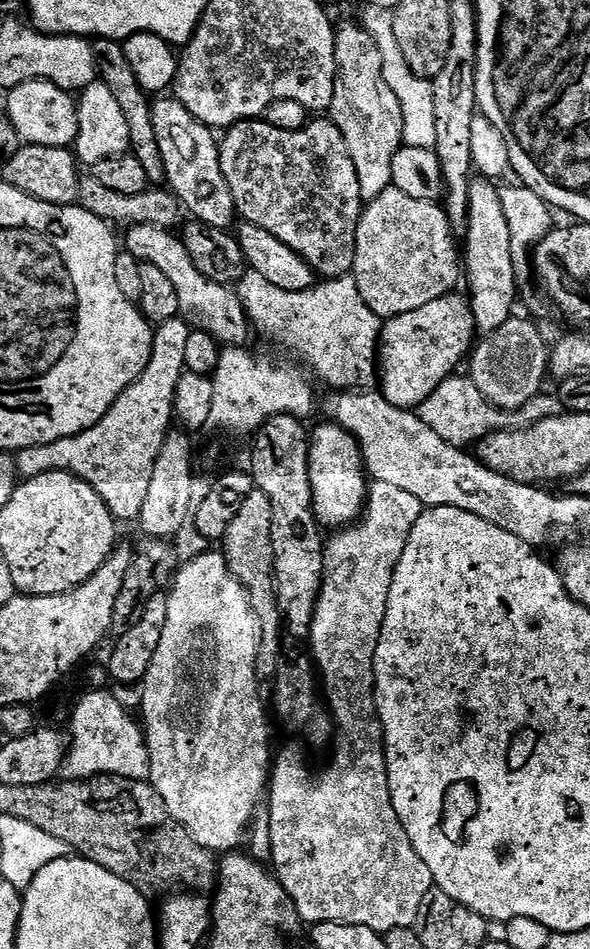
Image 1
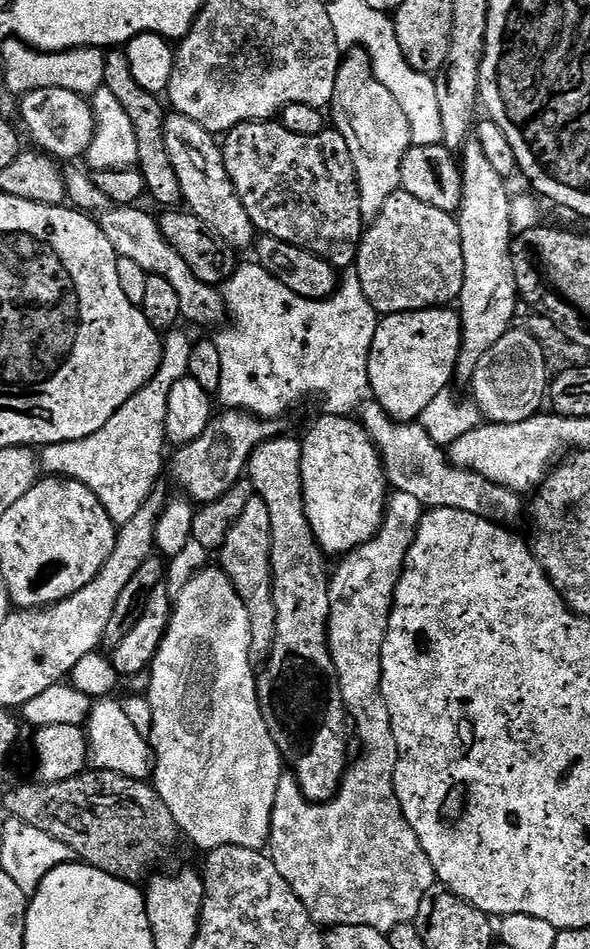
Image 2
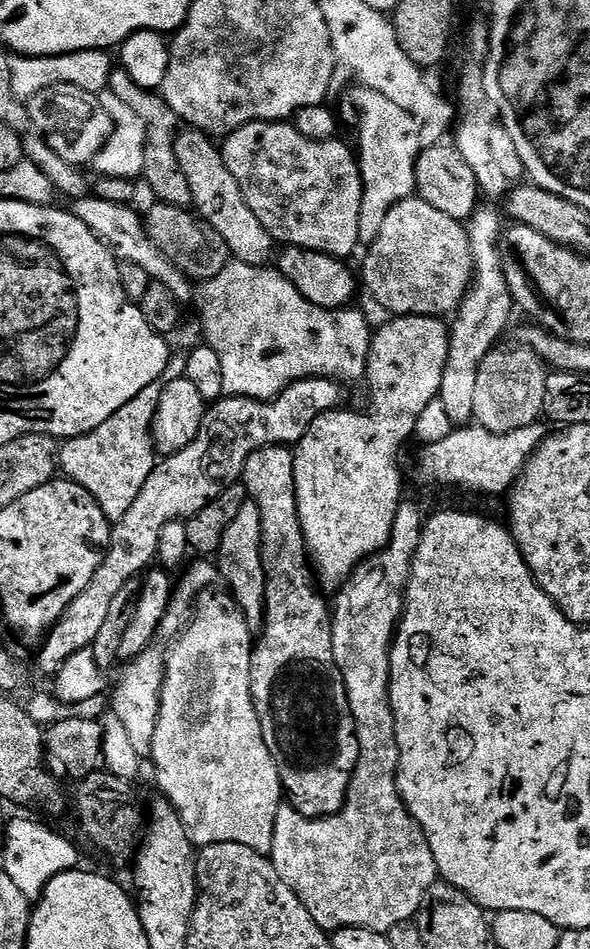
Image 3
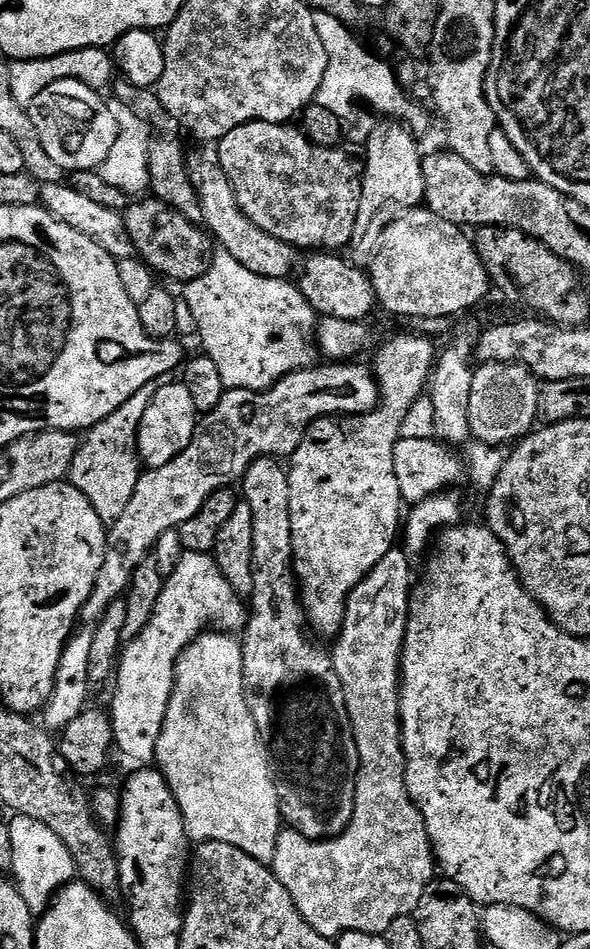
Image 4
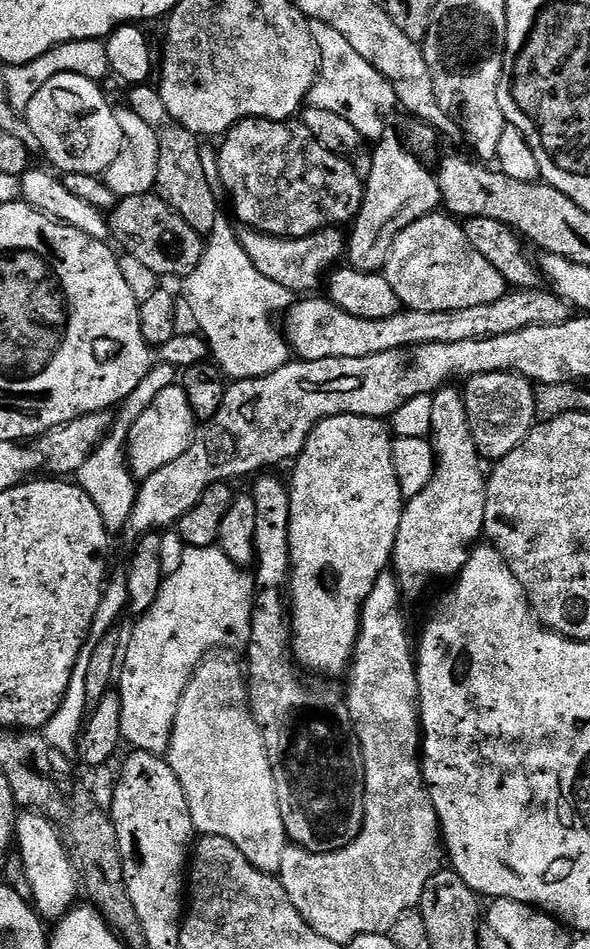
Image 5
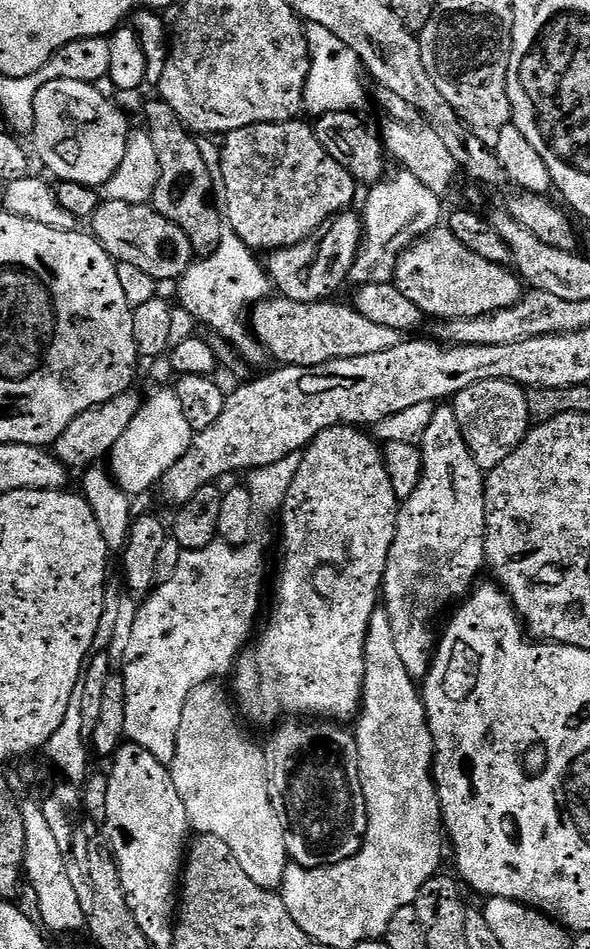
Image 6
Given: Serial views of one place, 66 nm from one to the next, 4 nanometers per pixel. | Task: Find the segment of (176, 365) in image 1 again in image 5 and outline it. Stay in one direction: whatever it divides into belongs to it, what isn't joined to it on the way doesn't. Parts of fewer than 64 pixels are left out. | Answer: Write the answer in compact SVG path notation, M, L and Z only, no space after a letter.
M165 362L153 363L150 374L146 374L146 378L138 382L138 386L128 395L127 400L119 409L120 416L118 412L112 425L112 431L97 446L94 454L90 454L86 462L82 462L78 473L79 486L86 494L90 494L94 506L98 506L98 514L102 514L102 522L107 526L109 533L123 533L126 522L130 518L130 510L134 510L136 501L138 481L133 476L132 469L128 467L127 447L130 430L134 422L138 422L140 415L152 405L154 398L158 398L162 390L173 387L177 380L178 370L175 366Z

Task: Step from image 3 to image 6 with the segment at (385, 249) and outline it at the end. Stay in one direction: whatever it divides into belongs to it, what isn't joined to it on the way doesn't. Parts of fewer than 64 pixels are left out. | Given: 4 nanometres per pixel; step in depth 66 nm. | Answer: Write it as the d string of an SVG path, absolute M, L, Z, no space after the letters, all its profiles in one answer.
M446 226L435 228L401 254L394 283L398 290L402 290L402 294L406 294L406 298L410 298L410 302L414 302L414 306L418 306L418 310L424 312L425 317L437 316L435 319L440 322L469 320L475 316L497 312L517 304L522 295L522 281L515 271L503 264L486 262L486 258L474 254L470 246L462 246L462 242L458 242L458 238L454 238L454 234Z

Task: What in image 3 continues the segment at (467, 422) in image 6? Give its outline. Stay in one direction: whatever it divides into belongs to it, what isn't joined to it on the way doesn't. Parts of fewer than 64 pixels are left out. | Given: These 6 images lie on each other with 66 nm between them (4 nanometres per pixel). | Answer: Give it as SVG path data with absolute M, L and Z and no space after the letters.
M497 346L482 362L474 389L474 420L491 432L509 432L530 426L541 419L546 398L549 369L537 352L523 346Z

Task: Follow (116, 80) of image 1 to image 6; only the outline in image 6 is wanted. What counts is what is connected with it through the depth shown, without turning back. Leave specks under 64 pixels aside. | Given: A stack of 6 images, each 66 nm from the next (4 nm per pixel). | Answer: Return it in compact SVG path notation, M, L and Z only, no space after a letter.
M153 98L144 108L146 131L154 138L154 150L158 150L160 177L154 197L154 207L174 224L180 226L190 238L197 257L203 258L218 250L226 220L218 207L218 192L212 189L214 172L208 169L208 160L200 149L195 135L170 110L167 102Z

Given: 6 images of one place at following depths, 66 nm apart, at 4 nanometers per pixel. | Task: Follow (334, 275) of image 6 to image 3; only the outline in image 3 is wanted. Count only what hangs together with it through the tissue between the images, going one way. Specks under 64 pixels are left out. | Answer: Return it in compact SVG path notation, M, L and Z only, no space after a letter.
M184 131L176 137L176 153L178 166L182 166L182 174L186 174L186 182L190 182L190 194L195 211L201 220L209 223L222 236L235 259L243 264L267 265L274 256L272 235L266 230L266 226L262 226L262 222L258 222L258 218L254 218L254 210L246 206L246 198L238 182L234 182L234 174L226 170L223 151L217 145L216 148L212 145L215 143L208 133Z

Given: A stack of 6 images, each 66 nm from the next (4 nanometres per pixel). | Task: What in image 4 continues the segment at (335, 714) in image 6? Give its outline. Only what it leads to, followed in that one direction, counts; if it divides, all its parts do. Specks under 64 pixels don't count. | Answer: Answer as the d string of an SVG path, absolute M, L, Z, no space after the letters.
M423 334L415 335L392 336L381 346L380 353L376 356L377 364L374 364L381 398L380 403L376 405L376 409L372 412L364 413L363 416L324 416L321 420L315 420L309 426L308 433L302 438L298 450L290 458L290 467L288 468L288 481L290 482L290 526L294 534L296 574L300 581L300 590L304 601L304 610L308 614L308 623L311 631L317 637L330 636L330 638L336 638L340 635L340 631L344 626L344 619L346 618L348 599L353 590L367 578L370 570L374 570L374 566L378 566L378 562L382 562L382 558L386 558L386 554L397 543L398 533L402 528L402 512L400 516L402 501L400 491L398 490L398 477L394 472L394 446L402 438L400 435L402 422L406 418L410 406L414 406L414 402L418 402L421 396L425 395L426 389L430 384L432 370L436 367L436 361L438 359L438 348L432 345L435 343Z

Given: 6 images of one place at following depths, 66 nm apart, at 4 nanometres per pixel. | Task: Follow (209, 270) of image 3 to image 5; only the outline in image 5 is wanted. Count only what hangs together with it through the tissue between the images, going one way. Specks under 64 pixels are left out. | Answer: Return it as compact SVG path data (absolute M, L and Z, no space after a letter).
M148 193L146 195L134 195L123 197L112 210L109 217L109 231L118 240L122 249L127 255L138 258L141 263L153 270L156 276L167 278L176 276L178 280L183 280L193 273L201 261L204 253L205 239L190 226L181 215L173 211L172 207L161 199L158 194Z

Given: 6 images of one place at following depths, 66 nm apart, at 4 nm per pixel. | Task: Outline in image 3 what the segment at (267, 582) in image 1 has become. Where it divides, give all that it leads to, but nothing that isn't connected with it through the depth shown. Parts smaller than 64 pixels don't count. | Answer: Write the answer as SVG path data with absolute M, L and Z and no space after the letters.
M248 499L242 511L234 517L234 522L230 522L214 560L222 580L228 583L227 591L246 618L246 626L252 633L259 634L264 628L266 574L262 566L262 514L258 514L258 506L254 501Z

